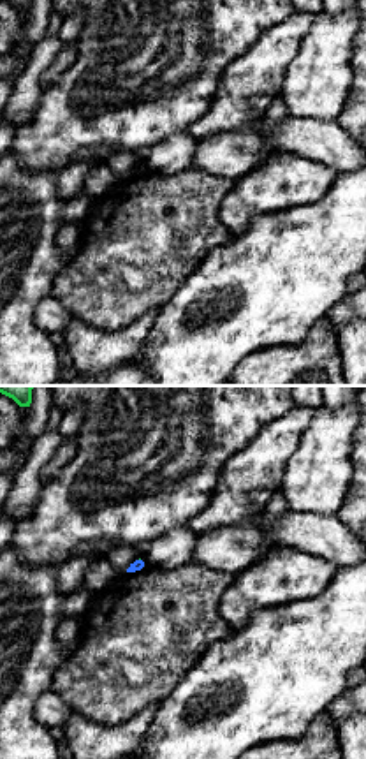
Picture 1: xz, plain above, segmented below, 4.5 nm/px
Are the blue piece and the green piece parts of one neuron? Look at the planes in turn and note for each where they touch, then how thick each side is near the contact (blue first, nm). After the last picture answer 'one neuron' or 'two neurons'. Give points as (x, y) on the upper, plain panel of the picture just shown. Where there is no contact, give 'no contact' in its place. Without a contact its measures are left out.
no contact

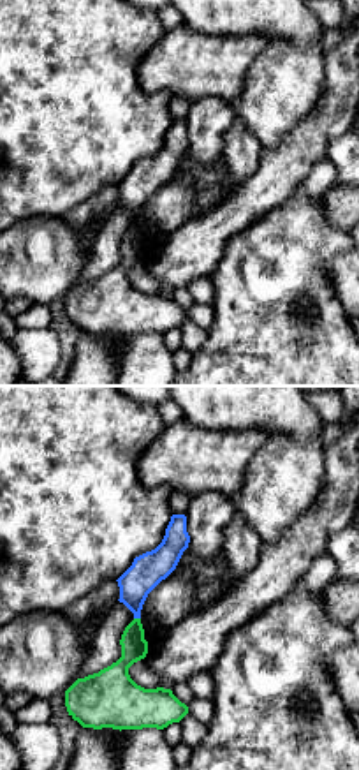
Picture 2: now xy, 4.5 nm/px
contact (138, 222); calibres 160 and 120 nm

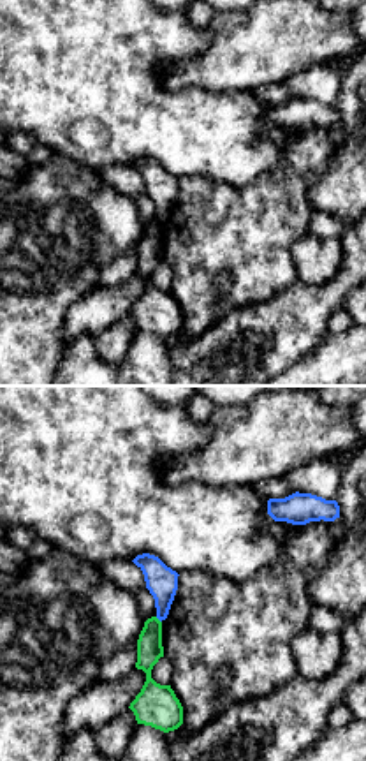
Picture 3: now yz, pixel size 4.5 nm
contact (159, 224); calibres 140 and 120 nm

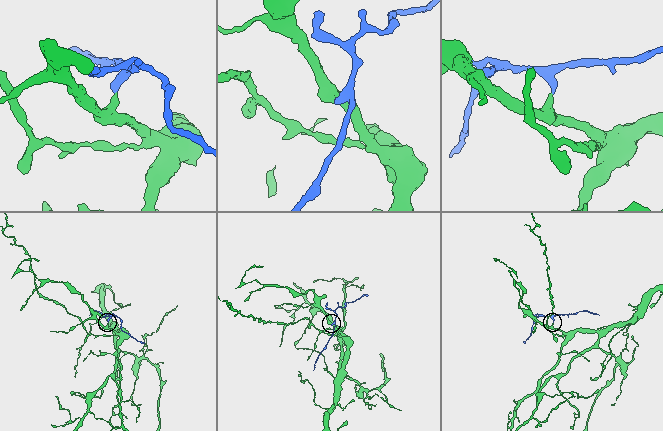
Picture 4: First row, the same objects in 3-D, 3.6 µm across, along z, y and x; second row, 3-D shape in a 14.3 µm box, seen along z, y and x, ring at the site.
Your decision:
two neurons

